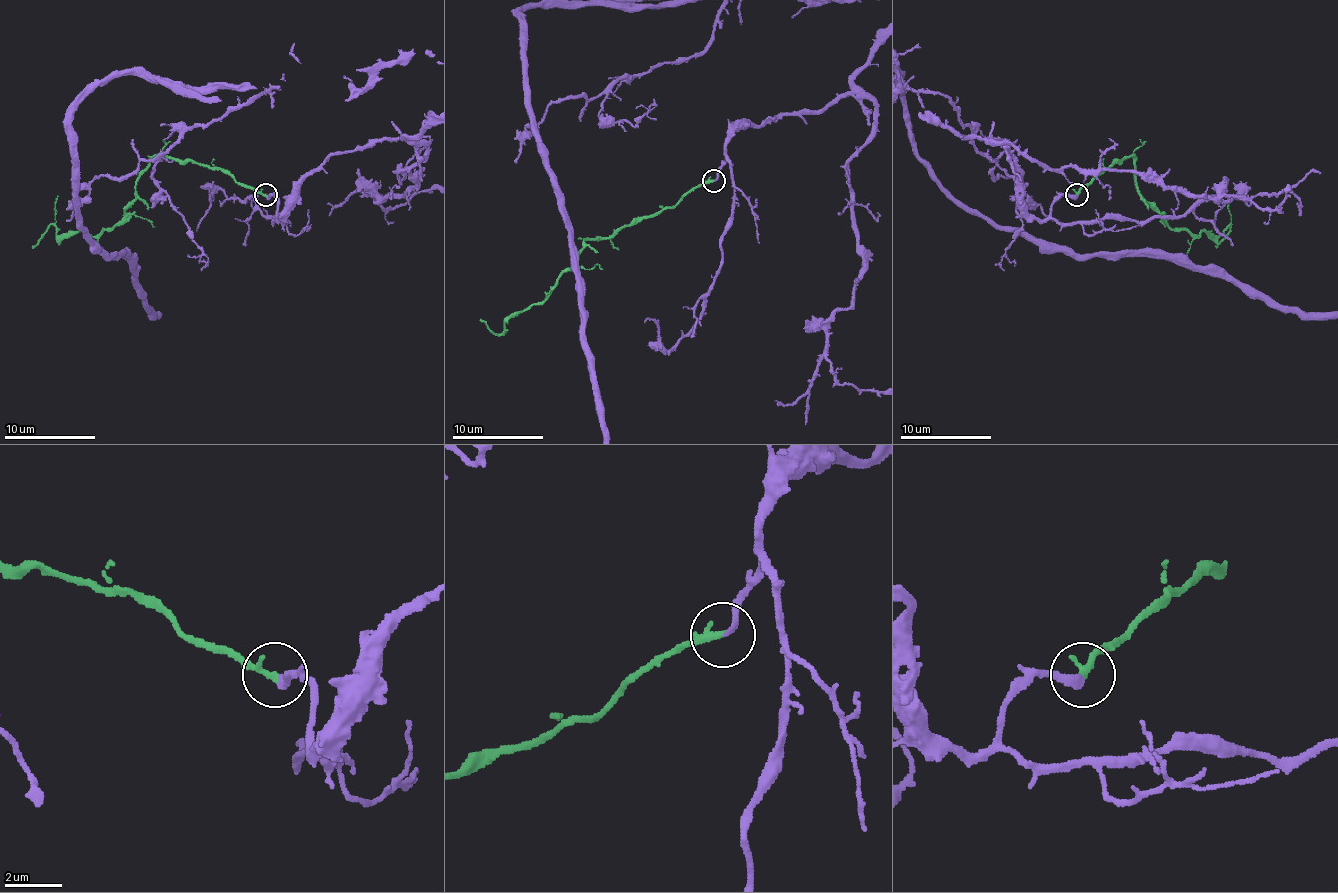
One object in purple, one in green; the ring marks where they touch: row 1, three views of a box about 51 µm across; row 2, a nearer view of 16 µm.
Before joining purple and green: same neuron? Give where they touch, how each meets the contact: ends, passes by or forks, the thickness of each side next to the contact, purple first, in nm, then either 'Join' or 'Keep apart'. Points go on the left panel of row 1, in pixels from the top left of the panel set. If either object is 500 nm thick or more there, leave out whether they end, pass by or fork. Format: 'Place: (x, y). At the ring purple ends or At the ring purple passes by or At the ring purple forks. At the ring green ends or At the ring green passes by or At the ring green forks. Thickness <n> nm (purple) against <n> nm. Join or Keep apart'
Place: (265, 195). At the ring purple ends. At the ring green ends. Thickness 220 nm (purple) against 240 nm. Join

